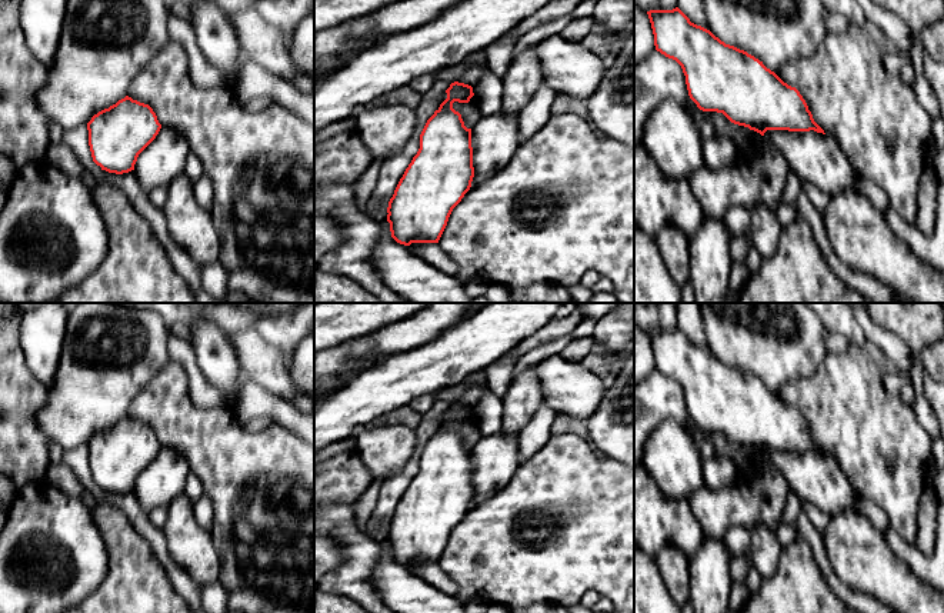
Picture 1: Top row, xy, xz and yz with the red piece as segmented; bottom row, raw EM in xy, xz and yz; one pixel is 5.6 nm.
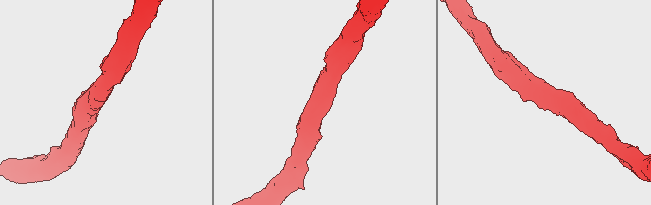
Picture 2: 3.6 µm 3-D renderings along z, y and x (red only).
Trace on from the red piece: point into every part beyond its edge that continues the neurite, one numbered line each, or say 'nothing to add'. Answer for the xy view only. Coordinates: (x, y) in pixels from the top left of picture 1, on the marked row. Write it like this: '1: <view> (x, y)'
1: xy (164, 159)

